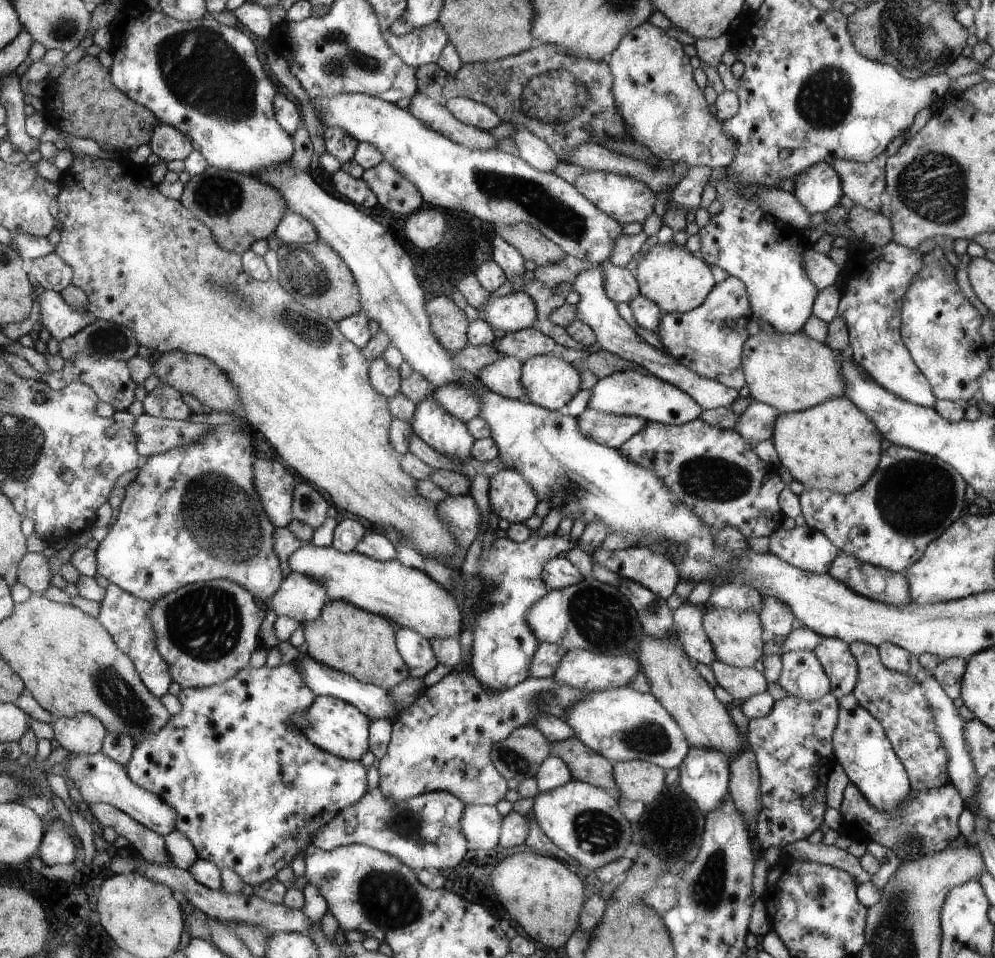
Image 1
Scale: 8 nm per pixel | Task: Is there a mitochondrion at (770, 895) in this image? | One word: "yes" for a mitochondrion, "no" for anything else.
no

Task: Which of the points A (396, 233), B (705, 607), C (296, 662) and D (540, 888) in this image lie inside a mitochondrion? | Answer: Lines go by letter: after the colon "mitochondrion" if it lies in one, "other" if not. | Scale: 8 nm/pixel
A: other
B: other
C: other
D: other

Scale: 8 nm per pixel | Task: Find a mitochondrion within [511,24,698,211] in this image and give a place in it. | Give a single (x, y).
(545, 99)

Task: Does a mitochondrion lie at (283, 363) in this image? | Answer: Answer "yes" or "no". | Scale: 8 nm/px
no

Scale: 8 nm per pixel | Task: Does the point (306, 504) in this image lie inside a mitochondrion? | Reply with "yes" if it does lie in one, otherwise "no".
yes

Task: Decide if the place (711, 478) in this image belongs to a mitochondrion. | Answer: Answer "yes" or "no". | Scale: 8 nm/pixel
yes

